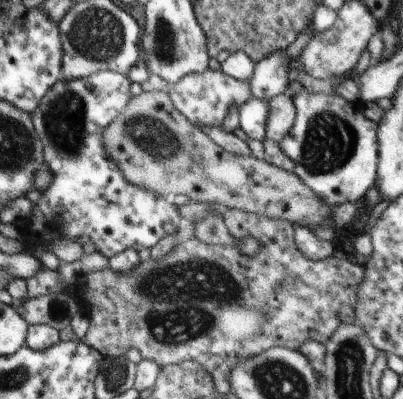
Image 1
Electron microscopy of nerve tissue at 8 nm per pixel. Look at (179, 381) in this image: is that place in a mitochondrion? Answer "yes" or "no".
no

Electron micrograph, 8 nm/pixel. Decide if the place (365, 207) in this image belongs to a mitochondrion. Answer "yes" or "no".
no

